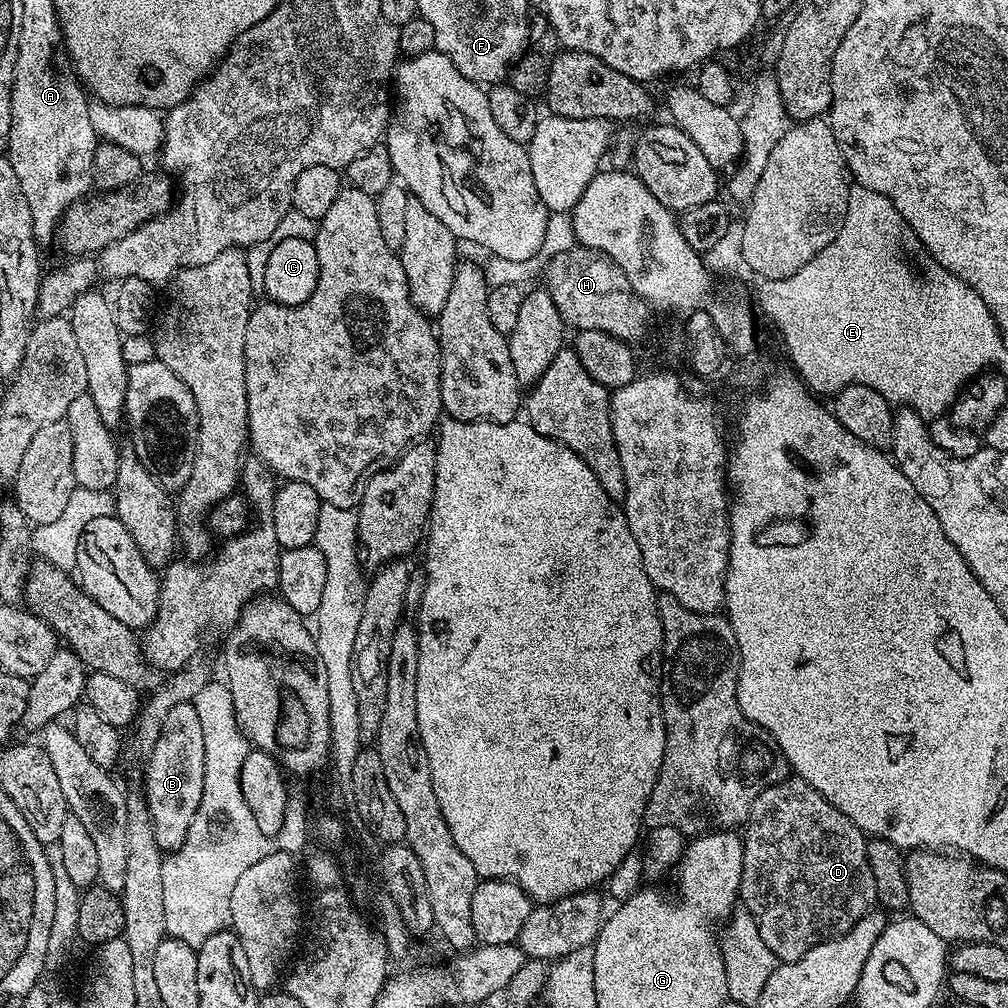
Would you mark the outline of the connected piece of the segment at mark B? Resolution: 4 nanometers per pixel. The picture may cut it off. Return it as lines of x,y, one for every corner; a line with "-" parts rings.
191,701
179,703
166,714
154,750
148,754
142,790
163,851
173,852
184,844
190,822
201,804
205,777
205,738

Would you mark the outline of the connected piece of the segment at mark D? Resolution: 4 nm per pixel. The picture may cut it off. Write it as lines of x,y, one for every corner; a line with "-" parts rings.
785,778
764,788
758,798
754,798
744,830
739,894
743,911
756,923
762,942
770,946
777,961
800,960
808,948
819,944
833,931
831,928
843,918
844,911
855,902
856,895
866,888
865,833
856,828
842,810
826,802
814,786
799,778

